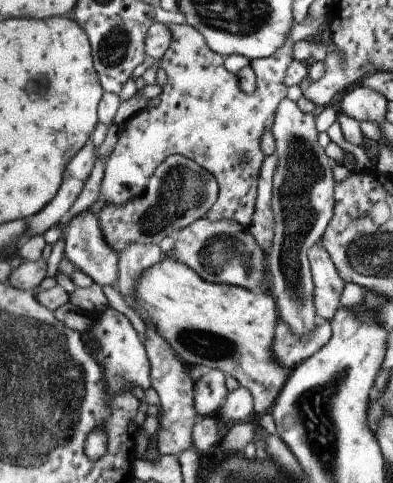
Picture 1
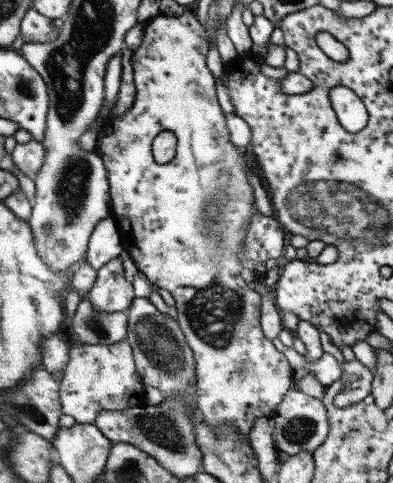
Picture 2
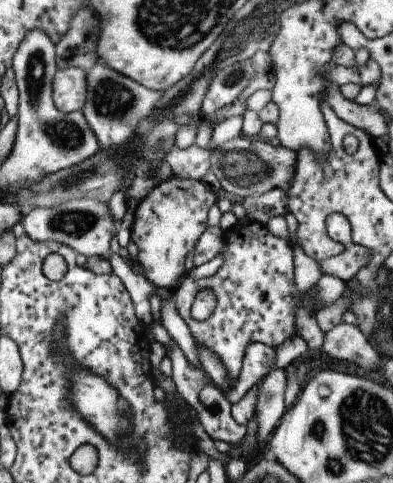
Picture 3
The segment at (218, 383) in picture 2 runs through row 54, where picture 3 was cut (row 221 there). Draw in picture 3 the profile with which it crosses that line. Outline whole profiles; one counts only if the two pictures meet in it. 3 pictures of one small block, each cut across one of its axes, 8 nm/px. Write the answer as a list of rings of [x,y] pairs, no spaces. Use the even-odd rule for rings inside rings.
[[[171,176],[165,182],[159,182],[135,208],[131,242],[139,250],[139,264],[143,276],[157,290],[177,288],[181,278],[187,274],[185,258],[195,248],[199,236],[209,228],[205,224],[207,210],[217,202],[217,194],[207,190],[201,180],[183,180]]]

